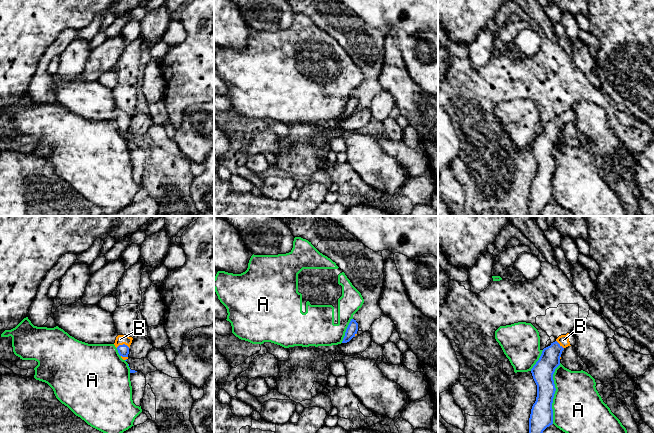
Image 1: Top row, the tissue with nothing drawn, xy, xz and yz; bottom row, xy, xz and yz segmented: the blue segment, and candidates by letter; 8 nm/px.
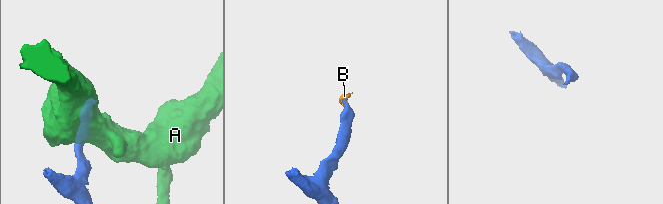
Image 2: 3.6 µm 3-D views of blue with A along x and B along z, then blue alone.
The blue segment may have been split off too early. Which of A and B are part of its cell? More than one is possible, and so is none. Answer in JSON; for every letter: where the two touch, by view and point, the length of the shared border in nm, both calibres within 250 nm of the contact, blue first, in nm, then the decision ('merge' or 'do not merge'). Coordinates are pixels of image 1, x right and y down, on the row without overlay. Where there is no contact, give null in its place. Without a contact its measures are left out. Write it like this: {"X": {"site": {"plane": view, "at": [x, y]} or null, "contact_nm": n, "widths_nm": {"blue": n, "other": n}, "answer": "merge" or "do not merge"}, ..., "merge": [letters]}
{"A": {"site": {"plane": "yz", "at": [554, 169]}, "contact_nm": 500, "widths_nm": {"blue": 190, "other": 420}, "answer": "do not merge"}, "B": {"site": {"plane": "xy", "at": [123, 120]}, "contact_nm": 110, "widths_nm": {"blue": 90, "other": 80}, "answer": "merge"}, "merge": ["B"]}

